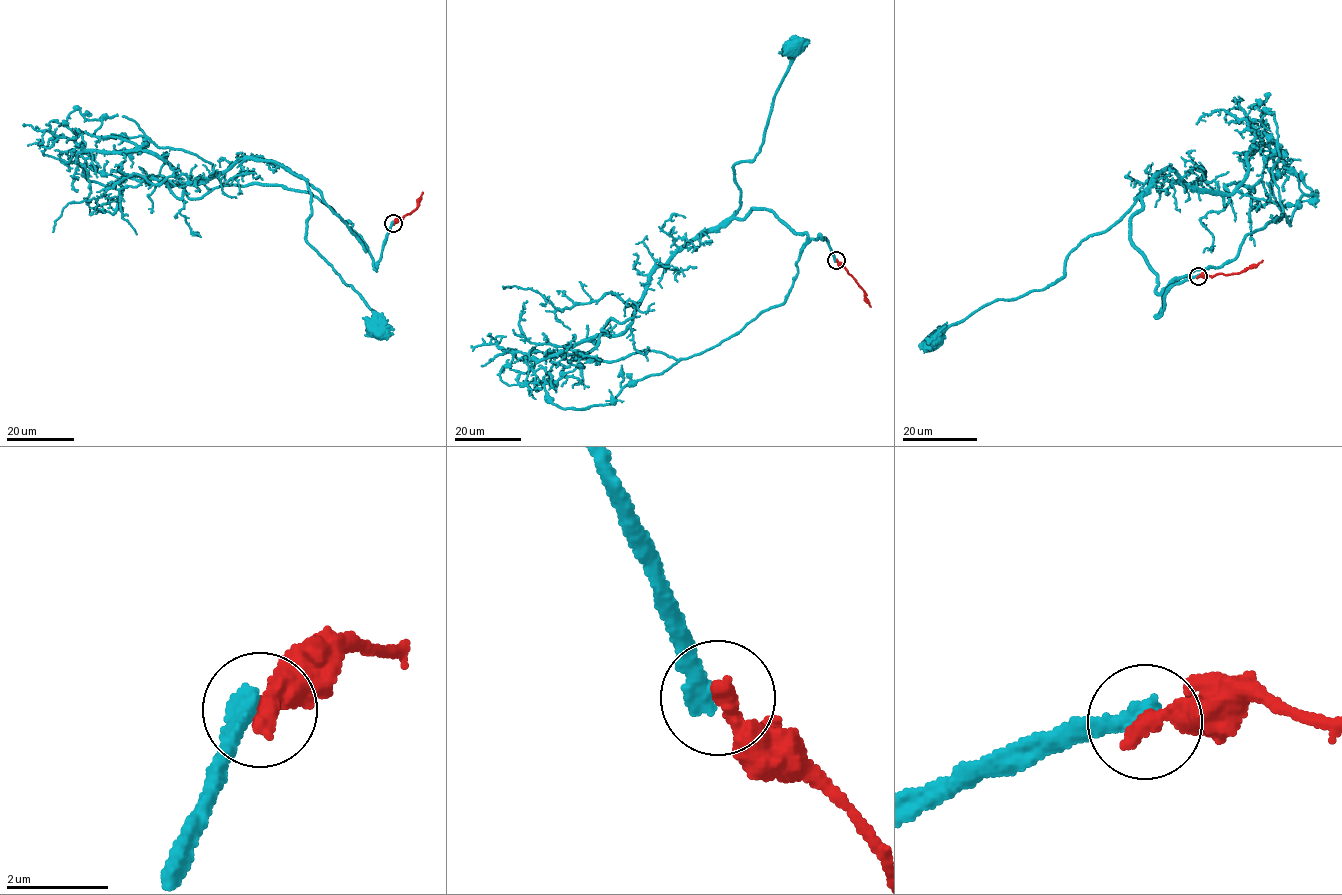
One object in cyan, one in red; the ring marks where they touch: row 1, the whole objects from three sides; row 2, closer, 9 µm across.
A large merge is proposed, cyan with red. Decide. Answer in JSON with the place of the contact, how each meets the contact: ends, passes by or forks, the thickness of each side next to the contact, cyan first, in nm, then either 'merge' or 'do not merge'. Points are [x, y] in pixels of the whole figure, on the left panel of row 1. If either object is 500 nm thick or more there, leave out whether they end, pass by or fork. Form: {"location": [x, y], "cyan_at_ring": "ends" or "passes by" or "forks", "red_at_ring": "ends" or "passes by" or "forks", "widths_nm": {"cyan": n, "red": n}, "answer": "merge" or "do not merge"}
{"location": [393, 223], "cyan_at_ring": "ends", "red_at_ring": "ends", "widths_nm": {"cyan": 440, "red": 400}, "answer": "do not merge"}

